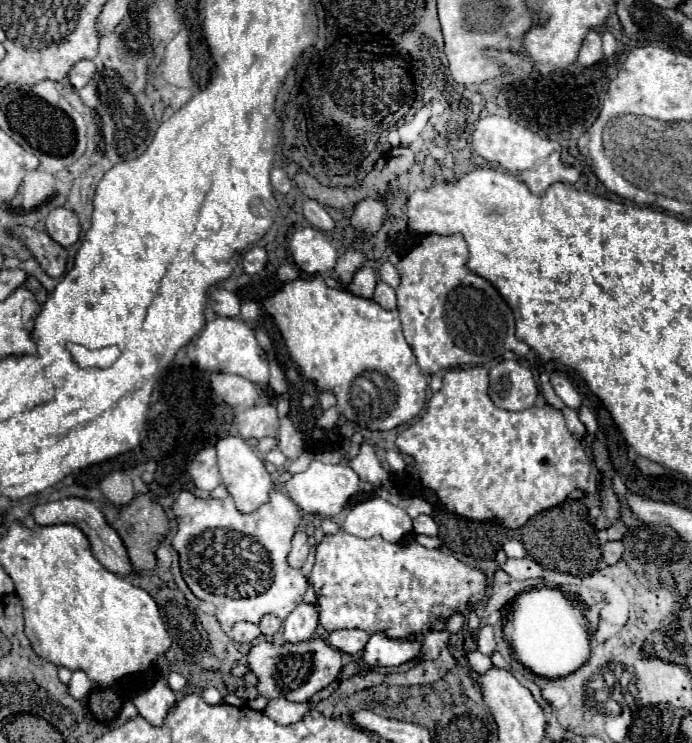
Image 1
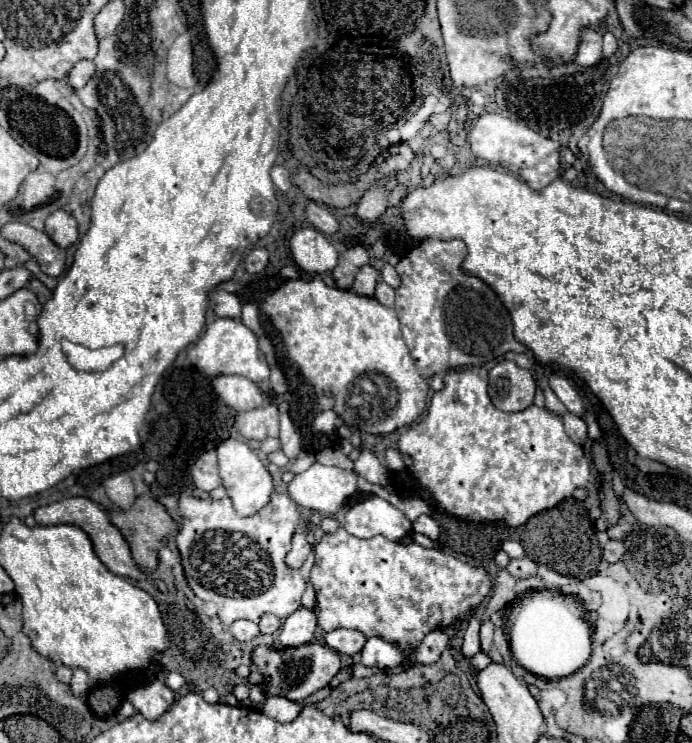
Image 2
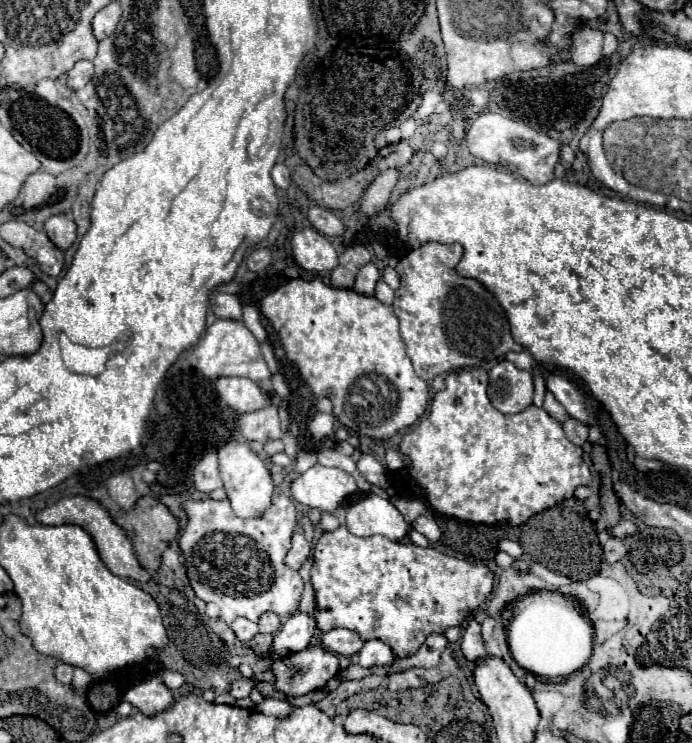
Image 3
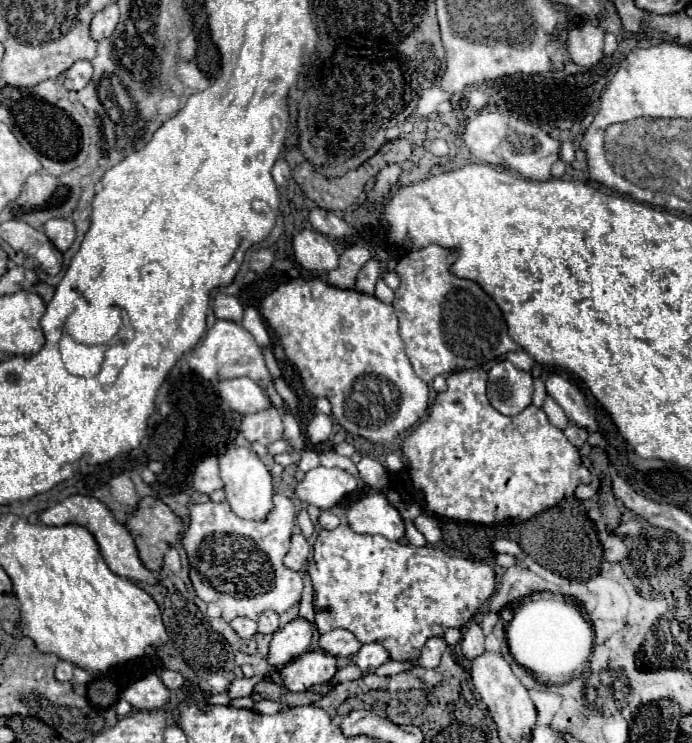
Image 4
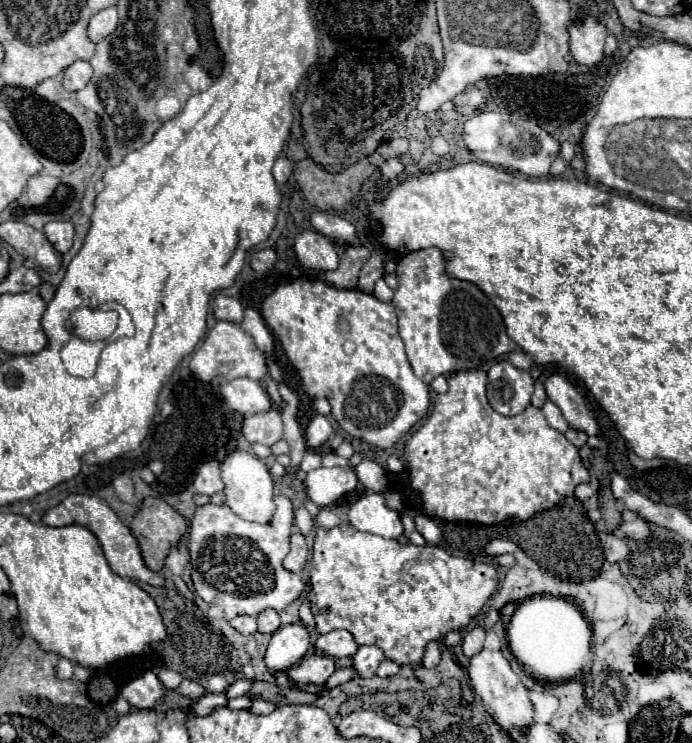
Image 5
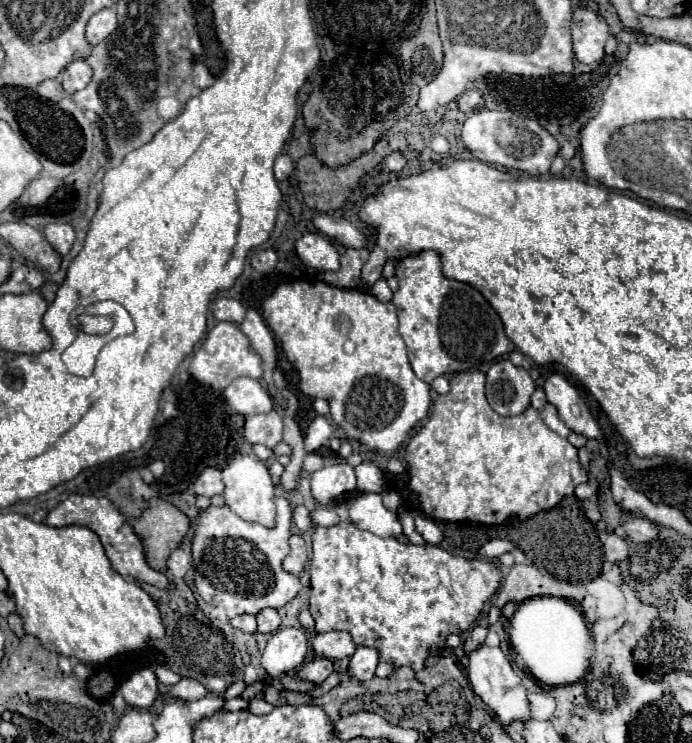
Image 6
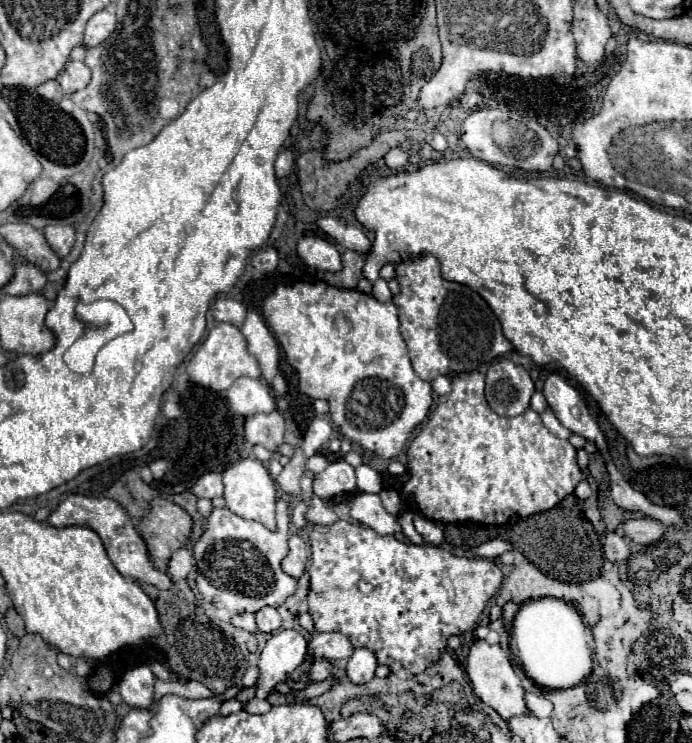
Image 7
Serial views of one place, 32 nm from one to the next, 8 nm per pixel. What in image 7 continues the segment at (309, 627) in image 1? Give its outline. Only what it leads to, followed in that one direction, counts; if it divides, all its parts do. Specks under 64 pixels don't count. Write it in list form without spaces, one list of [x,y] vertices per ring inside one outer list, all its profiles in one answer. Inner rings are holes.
[[[280,630],[272,634],[266,642],[260,660],[258,660],[258,682],[256,682],[256,698],[268,698],[280,682],[286,682],[290,674],[304,662],[306,658],[306,640],[296,630]]]

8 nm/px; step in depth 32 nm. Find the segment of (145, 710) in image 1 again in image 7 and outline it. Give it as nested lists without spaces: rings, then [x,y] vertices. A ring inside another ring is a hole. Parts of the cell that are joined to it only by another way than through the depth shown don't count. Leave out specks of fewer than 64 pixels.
[[[138,664],[124,672],[118,682],[122,702],[130,708],[148,708],[152,704],[154,674],[148,664]]]

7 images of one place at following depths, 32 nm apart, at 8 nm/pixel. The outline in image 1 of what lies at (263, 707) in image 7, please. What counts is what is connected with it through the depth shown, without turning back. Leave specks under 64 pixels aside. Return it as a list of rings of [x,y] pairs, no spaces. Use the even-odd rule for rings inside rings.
[[[284,698],[270,700],[270,702],[268,702],[268,708],[264,708],[264,714],[266,714],[268,718],[272,718],[274,722],[284,724],[284,726],[298,722],[306,712],[308,712],[308,704],[306,704],[306,702],[296,704],[296,702],[284,700]]]

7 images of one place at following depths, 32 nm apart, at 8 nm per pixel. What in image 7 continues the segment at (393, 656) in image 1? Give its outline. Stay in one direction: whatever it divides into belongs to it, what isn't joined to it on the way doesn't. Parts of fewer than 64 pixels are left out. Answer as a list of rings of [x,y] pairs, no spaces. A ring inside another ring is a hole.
[[[358,648],[358,650],[354,650],[354,654],[350,656],[350,660],[346,664],[346,676],[354,684],[366,684],[374,678],[376,666],[378,666],[376,656],[366,648]]]

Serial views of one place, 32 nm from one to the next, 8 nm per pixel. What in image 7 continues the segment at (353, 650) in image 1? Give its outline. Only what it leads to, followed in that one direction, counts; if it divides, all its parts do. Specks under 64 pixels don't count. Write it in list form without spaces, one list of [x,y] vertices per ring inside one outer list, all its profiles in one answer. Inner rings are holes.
[[[340,632],[330,634],[314,634],[308,642],[308,658],[326,658],[326,660],[342,660],[350,658],[354,652],[348,636]]]

